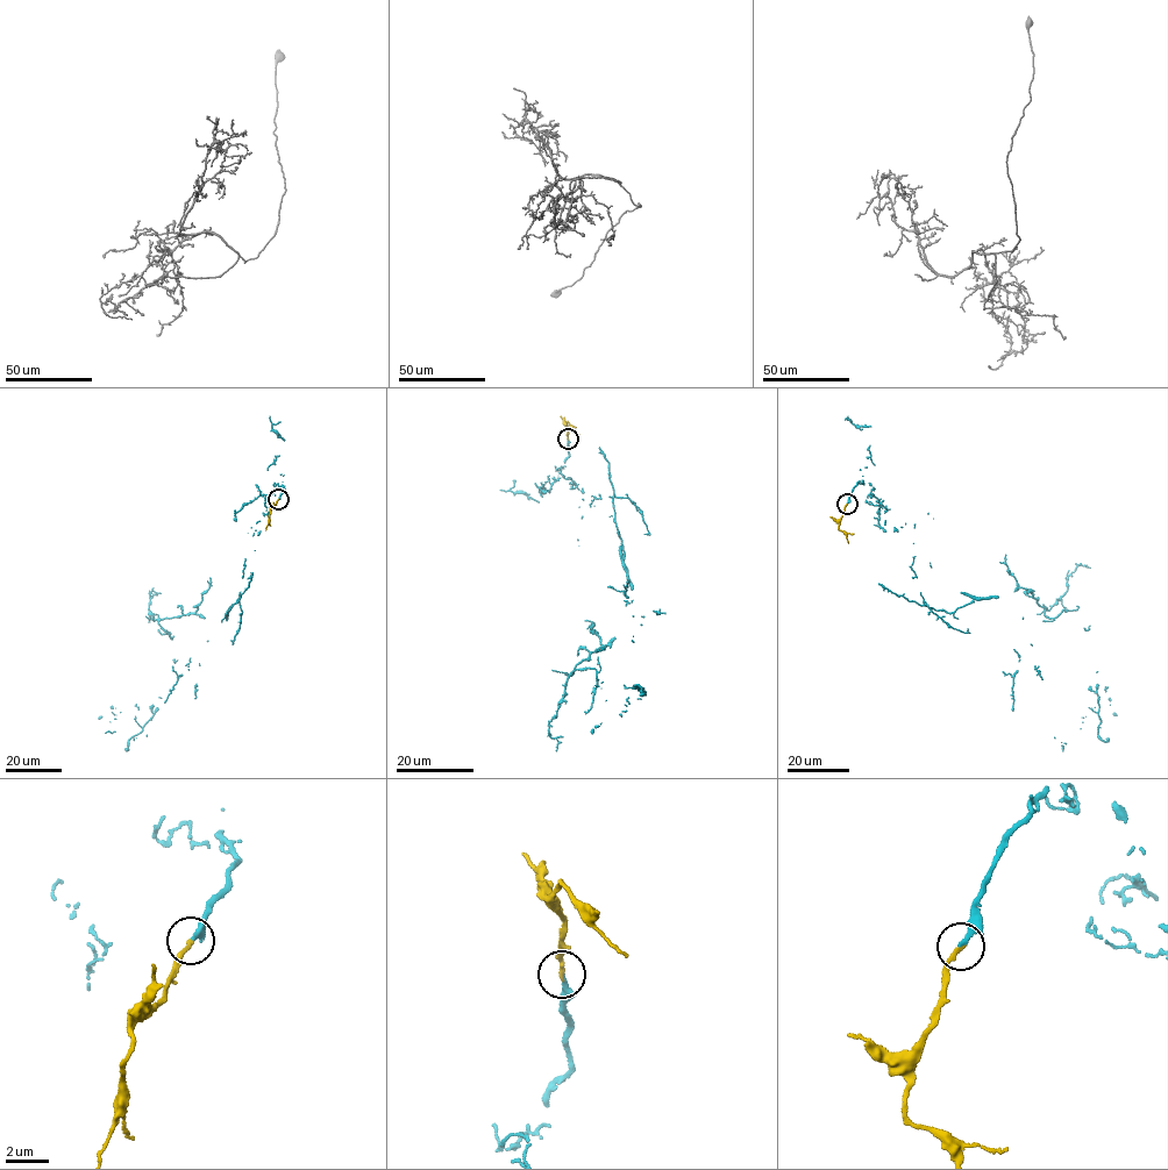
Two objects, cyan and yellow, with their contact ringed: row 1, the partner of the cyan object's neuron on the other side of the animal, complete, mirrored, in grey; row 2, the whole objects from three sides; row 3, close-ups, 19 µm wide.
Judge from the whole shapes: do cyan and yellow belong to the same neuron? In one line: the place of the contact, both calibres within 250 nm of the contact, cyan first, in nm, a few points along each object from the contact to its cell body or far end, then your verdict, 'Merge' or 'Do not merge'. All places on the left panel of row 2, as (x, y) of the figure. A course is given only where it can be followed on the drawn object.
Place: (278, 499). Thickness 220 nm (cyan) against 200 nm. Course of cyan: (278, 499), (278, 484), (226, 619), (159, 621), (177, 660), (157, 710), (141, 727), (135, 719), (109, 721). Course of yellow: (278, 499), (265, 529). Merge

